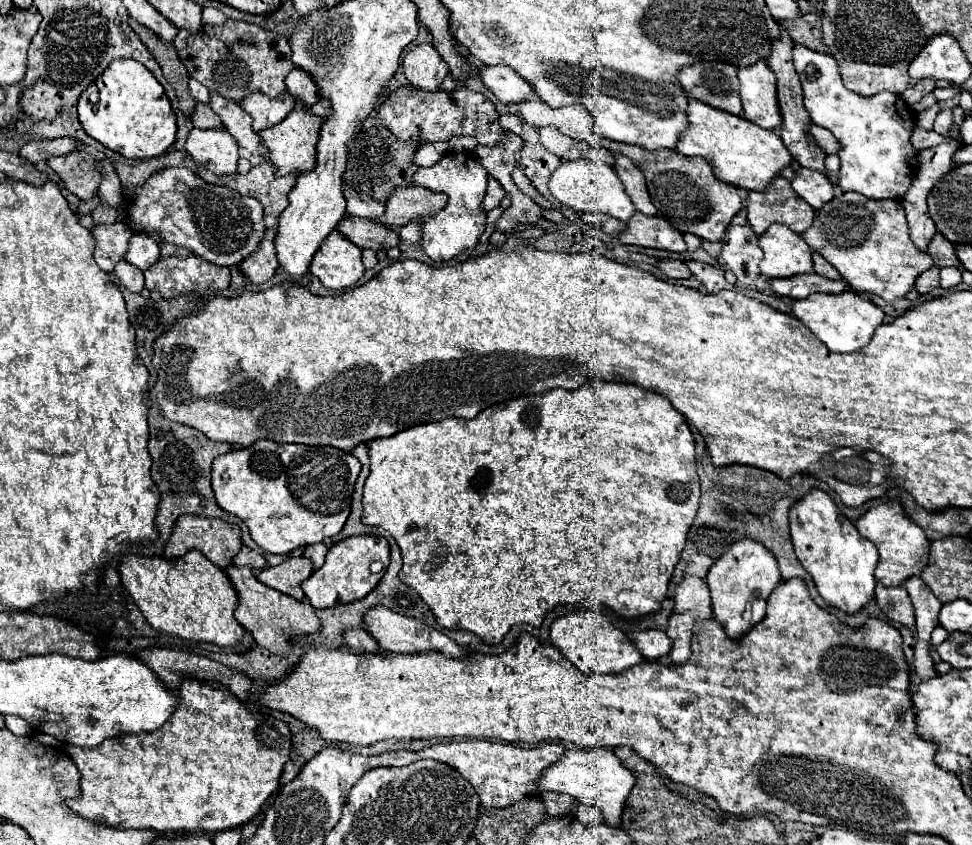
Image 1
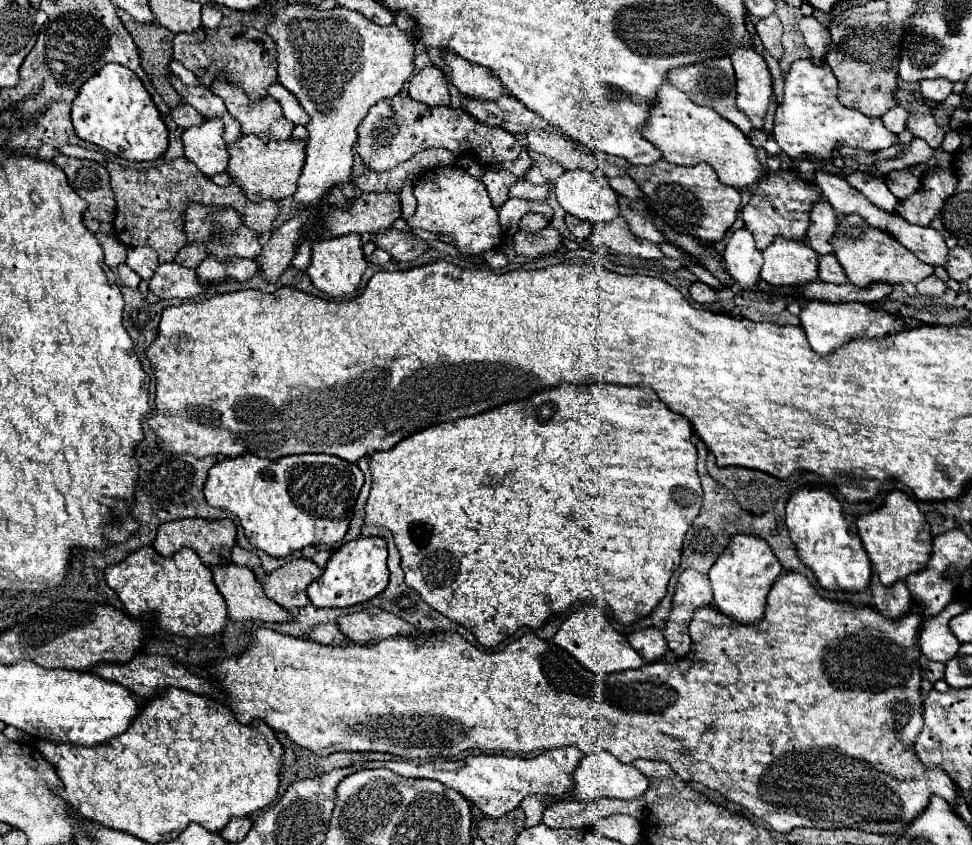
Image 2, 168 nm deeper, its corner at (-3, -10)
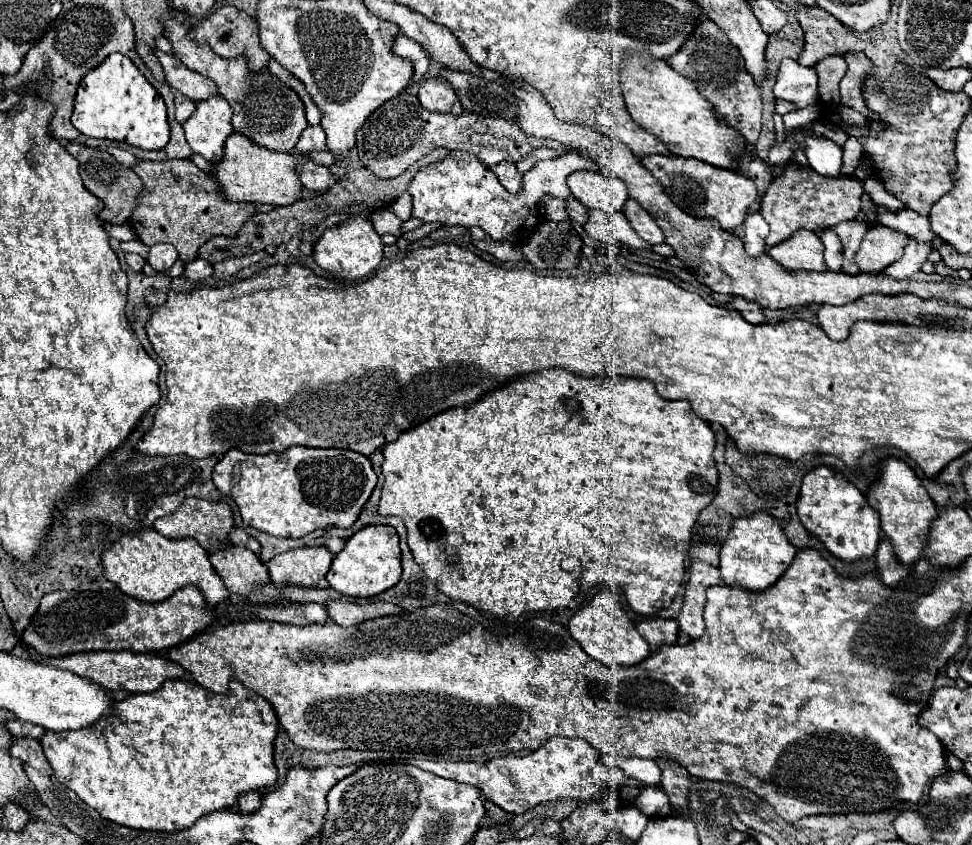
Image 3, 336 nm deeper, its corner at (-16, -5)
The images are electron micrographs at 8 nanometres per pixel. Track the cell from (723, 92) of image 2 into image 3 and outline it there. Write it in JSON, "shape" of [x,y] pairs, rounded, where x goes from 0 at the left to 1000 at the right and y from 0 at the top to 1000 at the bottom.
{"shape":[[[724,25],[716,34],[716,39],[708,46],[708,53],[702,53],[702,58],[687,70],[687,75],[704,91],[708,91],[712,98],[716,98],[718,108],[735,124],[739,136],[743,136],[749,148],[759,150],[759,155],[767,162],[770,169],[776,169],[784,155],[784,115],[774,98],[774,91],[770,89],[765,79],[765,70],[757,56],[753,56],[751,46],[745,41],[745,37],[735,25]]]}

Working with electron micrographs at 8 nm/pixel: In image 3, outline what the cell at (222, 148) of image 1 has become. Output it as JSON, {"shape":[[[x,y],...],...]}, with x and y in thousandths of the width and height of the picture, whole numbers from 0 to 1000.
{"shape":[[[230,115],[202,120],[202,134],[189,146],[191,167],[200,181],[206,181],[216,193],[226,193],[230,186],[230,169],[239,157],[239,127]]]}

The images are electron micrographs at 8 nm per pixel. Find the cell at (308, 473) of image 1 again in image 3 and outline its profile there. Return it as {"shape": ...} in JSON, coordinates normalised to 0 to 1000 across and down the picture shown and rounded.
{"shape":[[[300,529],[290,536],[276,538],[255,538],[249,534],[235,534],[228,546],[220,553],[218,560],[220,574],[237,586],[249,607],[249,617],[265,628],[272,628],[282,636],[313,636],[327,626],[337,624],[362,624],[368,614],[374,595],[387,576],[387,560],[379,541],[356,534],[356,531],[319,531],[319,529]]]}

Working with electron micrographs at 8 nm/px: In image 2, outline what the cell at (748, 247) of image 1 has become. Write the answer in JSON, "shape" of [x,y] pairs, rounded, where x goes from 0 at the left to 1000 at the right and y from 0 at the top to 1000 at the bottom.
{"shape":[[[769,270],[754,275],[744,298],[750,324],[760,334],[764,343],[775,343],[781,334],[781,322],[785,315],[783,296],[779,296],[775,277]]]}

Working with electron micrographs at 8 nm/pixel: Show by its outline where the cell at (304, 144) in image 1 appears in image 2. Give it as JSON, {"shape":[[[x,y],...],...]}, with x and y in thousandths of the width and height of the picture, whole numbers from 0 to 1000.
{"shape":[[[256,159],[256,161],[248,161],[242,170],[234,170],[234,178],[238,182],[234,206],[252,227],[252,232],[256,232],[258,239],[289,237],[303,230],[306,213],[310,208],[310,199],[314,189],[312,166],[293,166],[293,168],[277,166],[277,170],[271,170],[264,161]]]}

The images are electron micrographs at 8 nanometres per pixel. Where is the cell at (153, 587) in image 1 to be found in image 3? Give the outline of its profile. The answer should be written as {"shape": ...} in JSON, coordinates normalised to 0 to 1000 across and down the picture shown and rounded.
{"shape":[[[152,626],[152,628],[144,628],[140,633],[126,633],[121,643],[115,645],[115,650],[111,650],[105,657],[105,666],[107,666],[107,676],[109,676],[109,685],[113,685],[115,690],[119,690],[130,704],[136,704],[142,711],[148,714],[160,714],[160,711],[169,711],[173,709],[179,699],[189,697],[193,692],[200,692],[208,704],[210,711],[214,714],[214,718],[222,718],[224,714],[230,714],[235,709],[235,697],[230,692],[230,688],[226,685],[226,680],[220,676],[214,654],[206,647],[206,643],[202,638],[169,638],[163,628]]]}

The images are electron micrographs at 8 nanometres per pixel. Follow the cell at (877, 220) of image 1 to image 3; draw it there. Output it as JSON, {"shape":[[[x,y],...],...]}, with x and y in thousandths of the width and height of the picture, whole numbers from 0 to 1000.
{"shape":[[[895,266],[887,290],[881,299],[881,311],[887,323],[905,323],[914,314],[930,302],[930,292],[934,289],[935,280],[914,271],[909,266]]]}

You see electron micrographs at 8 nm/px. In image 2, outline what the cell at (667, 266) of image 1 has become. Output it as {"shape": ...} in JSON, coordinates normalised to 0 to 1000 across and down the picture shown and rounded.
{"shape":[[[713,334],[709,341],[709,348],[715,357],[719,357],[723,364],[731,364],[738,360],[738,346],[721,334]]]}

